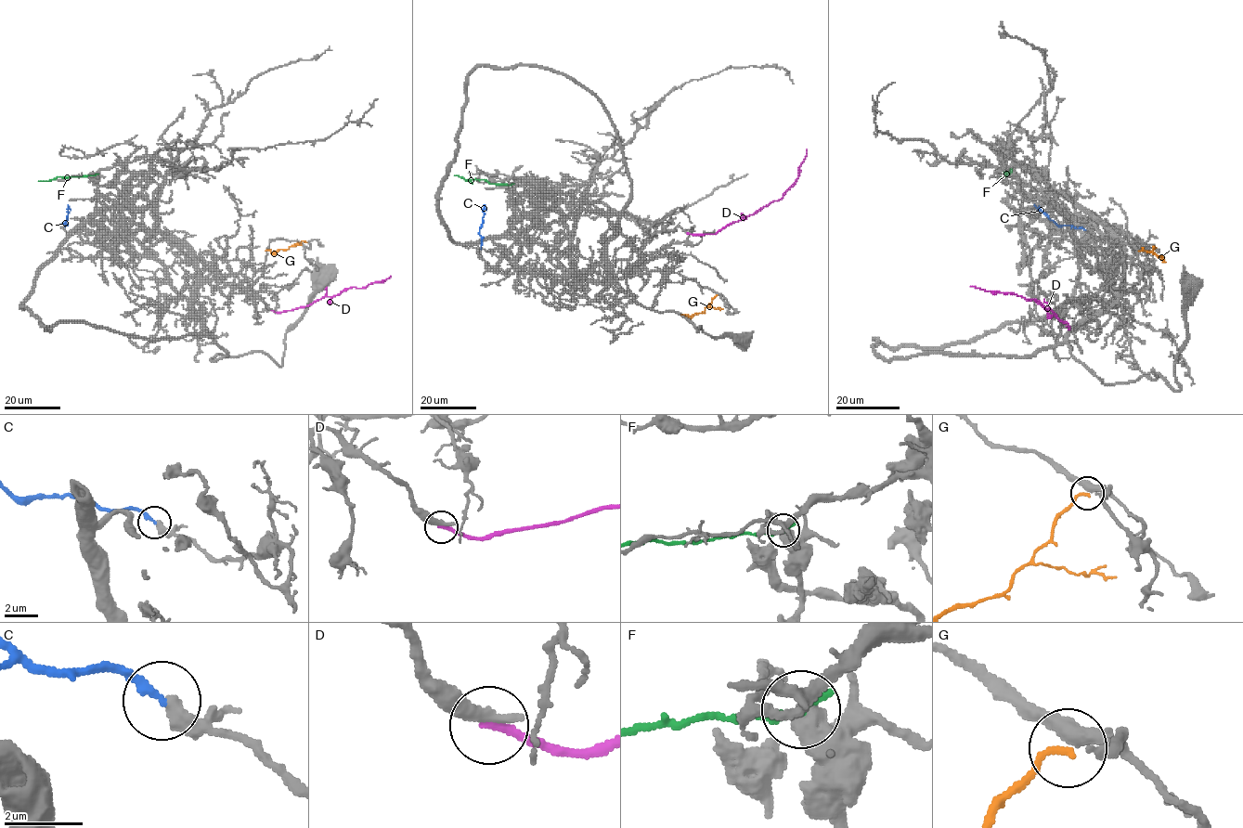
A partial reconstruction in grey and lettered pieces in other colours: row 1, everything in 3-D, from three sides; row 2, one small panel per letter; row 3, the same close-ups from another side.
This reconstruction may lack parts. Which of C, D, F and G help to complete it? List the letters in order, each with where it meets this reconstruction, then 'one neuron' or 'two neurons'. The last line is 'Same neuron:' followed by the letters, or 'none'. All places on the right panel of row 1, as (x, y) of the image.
C: meets grey at (1085, 230); one neuron
D: meets grey at (1068, 326); two neurons
F: meets grey at (1011, 170); two neurons
G: meets grey at (1138, 251); two neurons
Same neuron: C

